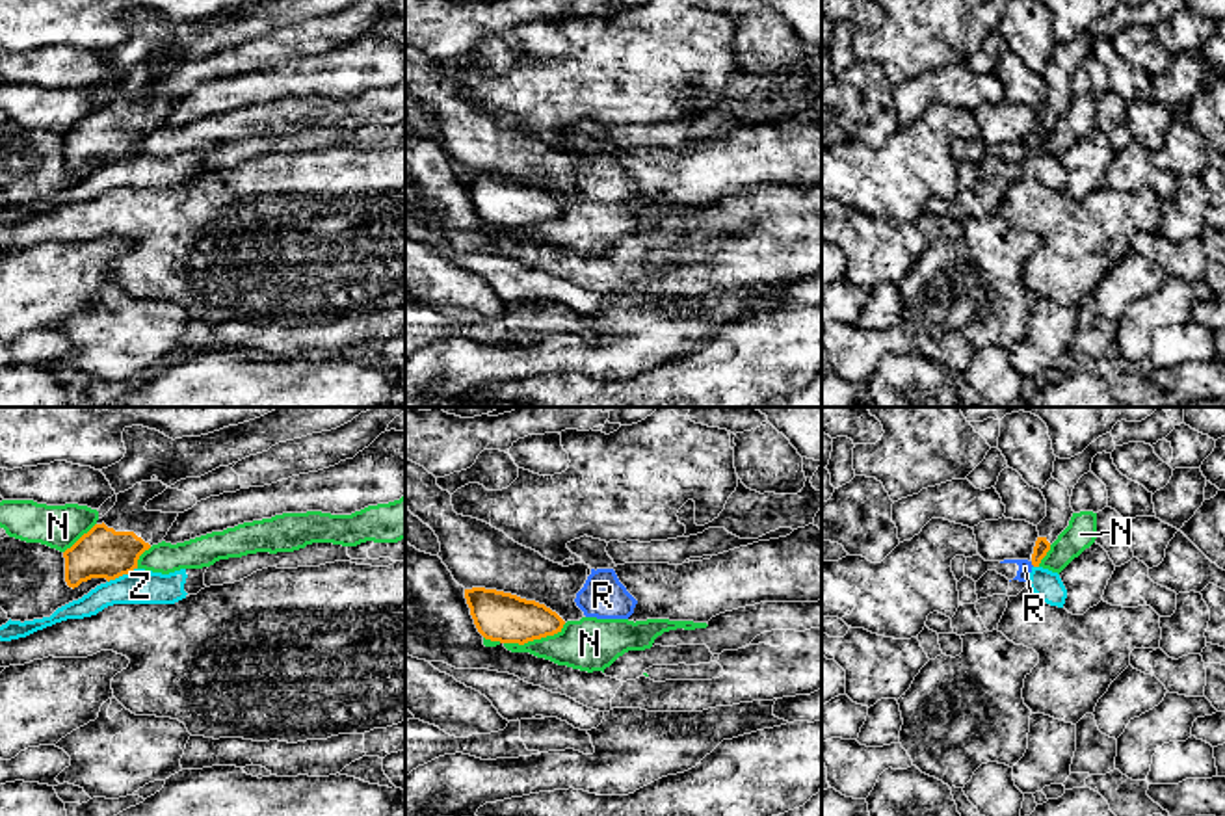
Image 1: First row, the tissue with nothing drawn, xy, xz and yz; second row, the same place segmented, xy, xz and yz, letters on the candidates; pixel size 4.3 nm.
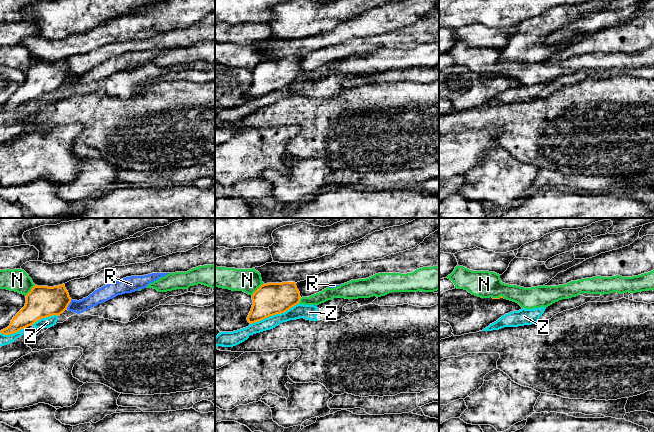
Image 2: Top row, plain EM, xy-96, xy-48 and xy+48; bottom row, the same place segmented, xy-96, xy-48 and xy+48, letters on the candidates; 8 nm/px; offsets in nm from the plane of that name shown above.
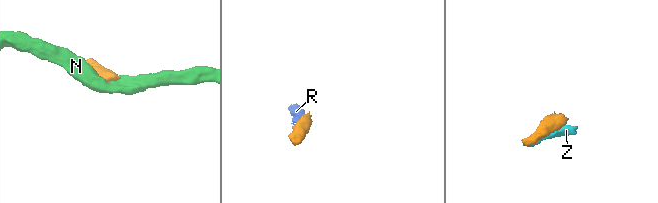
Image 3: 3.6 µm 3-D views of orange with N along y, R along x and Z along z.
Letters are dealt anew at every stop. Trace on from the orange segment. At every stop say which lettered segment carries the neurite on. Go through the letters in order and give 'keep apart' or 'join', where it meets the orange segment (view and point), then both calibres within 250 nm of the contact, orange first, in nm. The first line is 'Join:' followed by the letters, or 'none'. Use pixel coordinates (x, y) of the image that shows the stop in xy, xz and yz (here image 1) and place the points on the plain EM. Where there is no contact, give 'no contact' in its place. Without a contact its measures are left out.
Join: none
N: keep apart | xz (534, 222) | 220/220 nm
R: keep apart | yz (1032, 147) | 70/60 nm
Z: keep apart | xy (121, 158) | 220/150 nm

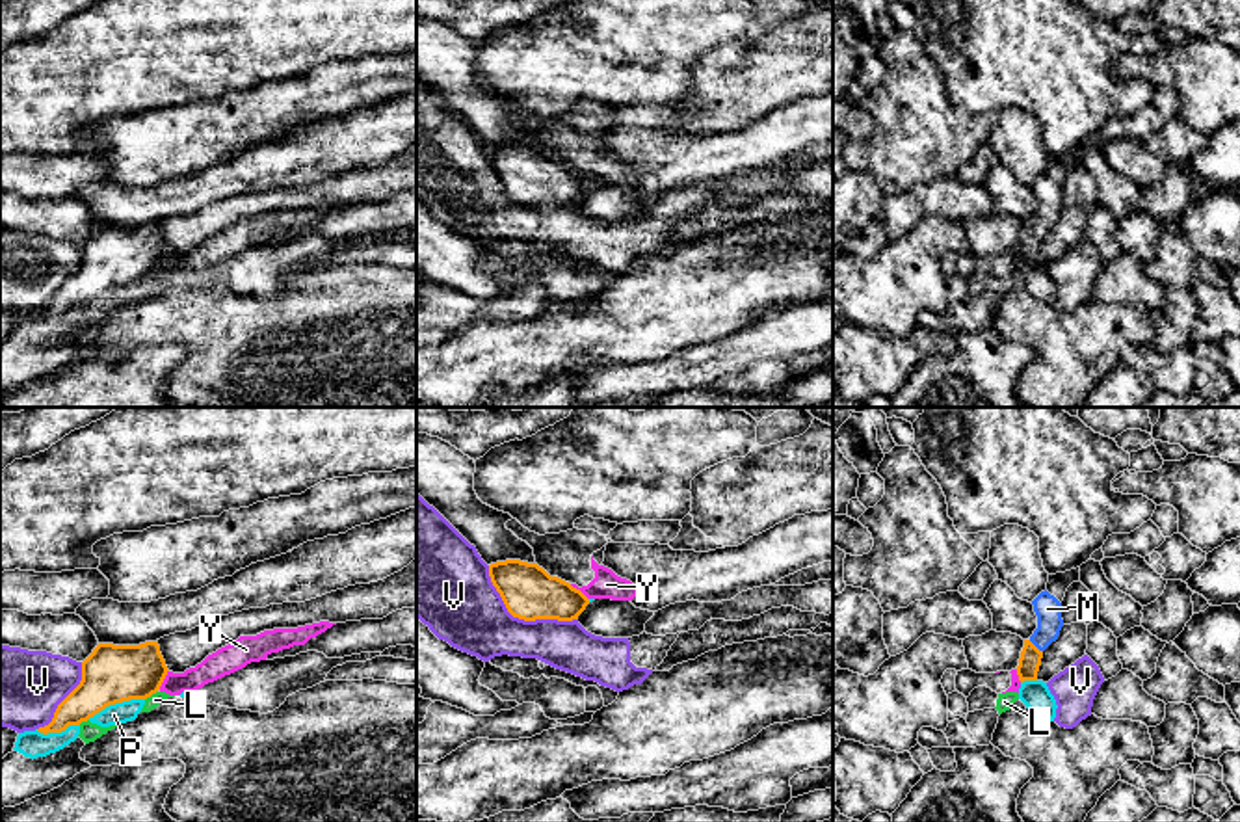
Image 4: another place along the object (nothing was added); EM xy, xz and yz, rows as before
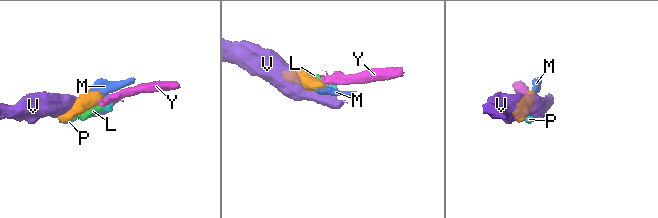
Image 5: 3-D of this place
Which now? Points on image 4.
Join: M
L: keep apart | xy (151, 278) | 260/60 nm
M: join | yz (1034, 229) | 100/120 nm
P: keep apart | xy (116, 285) | 260/90 nm
V: keep apart | xz (521, 201) | 240/320 nm
Y: keep apart | xy (164, 261) | 260/120 nm

